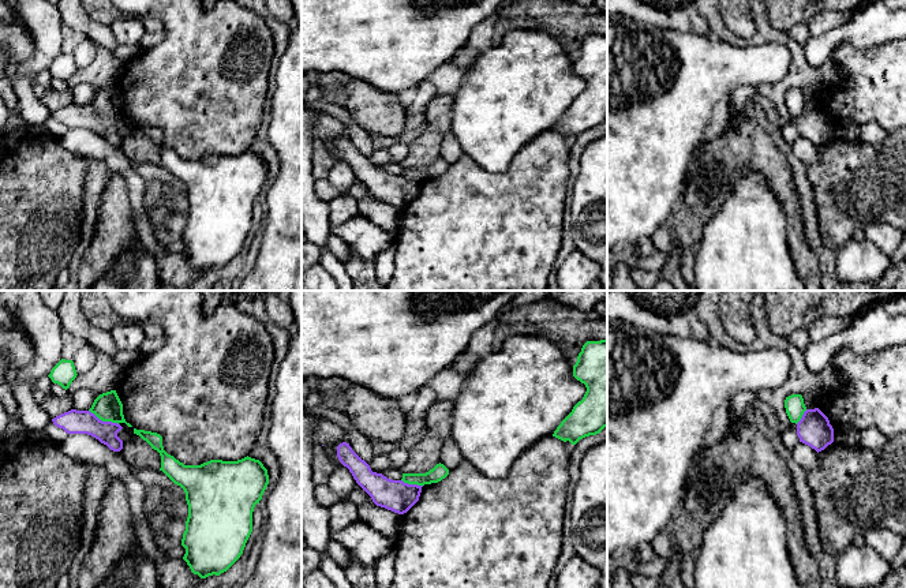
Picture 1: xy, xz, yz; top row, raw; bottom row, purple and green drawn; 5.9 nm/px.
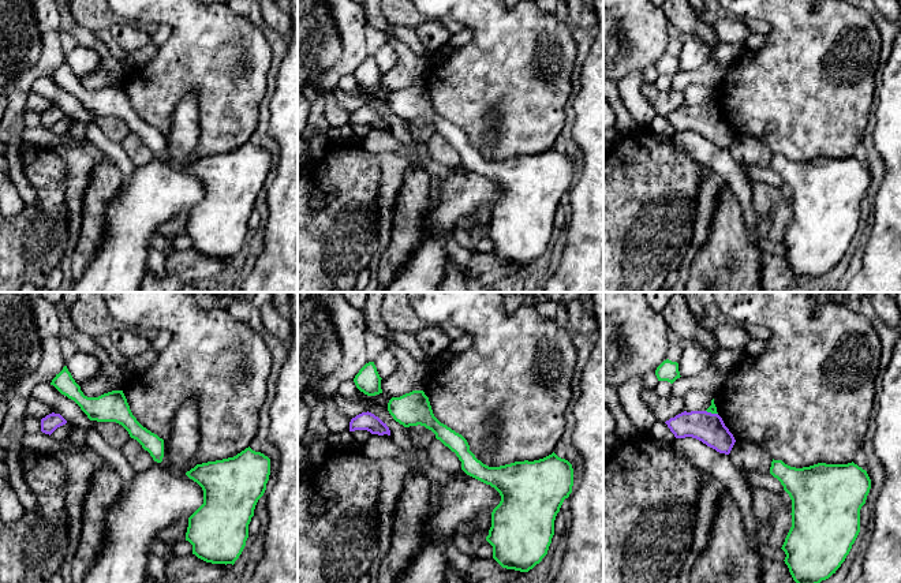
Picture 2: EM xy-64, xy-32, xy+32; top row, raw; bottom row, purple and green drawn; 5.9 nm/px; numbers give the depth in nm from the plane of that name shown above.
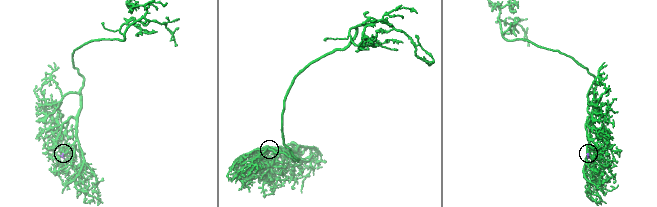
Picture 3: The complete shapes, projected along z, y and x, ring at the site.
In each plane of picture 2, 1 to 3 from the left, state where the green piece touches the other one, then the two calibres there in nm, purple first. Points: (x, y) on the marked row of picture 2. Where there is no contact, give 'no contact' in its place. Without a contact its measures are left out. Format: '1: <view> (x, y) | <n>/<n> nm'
1: no contact
2: no contact
3: xy+32 (710, 413) | 180/50 nm

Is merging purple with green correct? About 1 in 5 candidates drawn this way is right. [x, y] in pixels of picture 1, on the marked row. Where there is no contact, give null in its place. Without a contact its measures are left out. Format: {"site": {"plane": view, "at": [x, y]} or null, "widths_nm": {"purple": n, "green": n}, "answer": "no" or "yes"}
{"site": {"plane": "xy", "at": [104, 422]}, "widths_nm": {"purple": 140, "green": 170}, "answer": "no"}

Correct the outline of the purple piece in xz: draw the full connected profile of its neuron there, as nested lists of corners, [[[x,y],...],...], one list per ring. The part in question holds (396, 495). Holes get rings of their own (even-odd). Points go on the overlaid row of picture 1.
[[[342,442],[337,446],[337,457],[377,506],[404,514],[419,501],[423,486],[392,480],[382,473],[372,472],[349,443]]]

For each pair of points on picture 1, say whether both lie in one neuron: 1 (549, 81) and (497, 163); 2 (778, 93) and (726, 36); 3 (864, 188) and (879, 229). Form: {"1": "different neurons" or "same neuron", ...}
{"1": "same neuron", "2": "same neuron", "3": "different neurons"}

